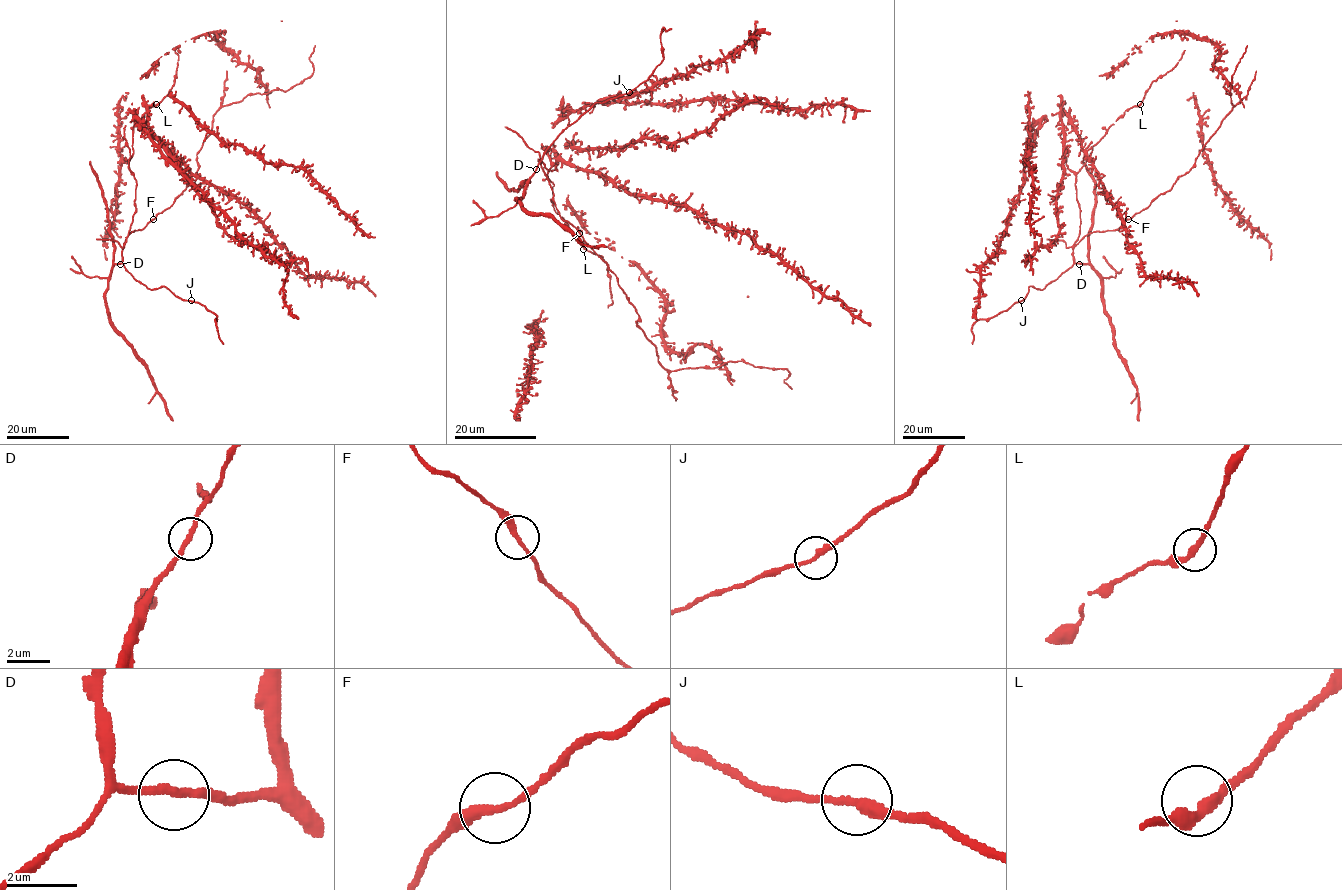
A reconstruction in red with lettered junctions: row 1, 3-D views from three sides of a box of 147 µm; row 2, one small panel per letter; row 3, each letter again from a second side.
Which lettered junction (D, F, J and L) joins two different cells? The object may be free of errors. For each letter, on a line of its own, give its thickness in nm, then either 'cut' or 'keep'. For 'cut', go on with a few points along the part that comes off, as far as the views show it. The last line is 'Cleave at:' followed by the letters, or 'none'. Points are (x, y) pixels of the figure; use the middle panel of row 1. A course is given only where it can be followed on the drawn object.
D: 240 nm thick; keep
F: 260 nm thick; keep
J: 240 nm thick; keep
L: 260 nm thick; keep
Cleave at: none

